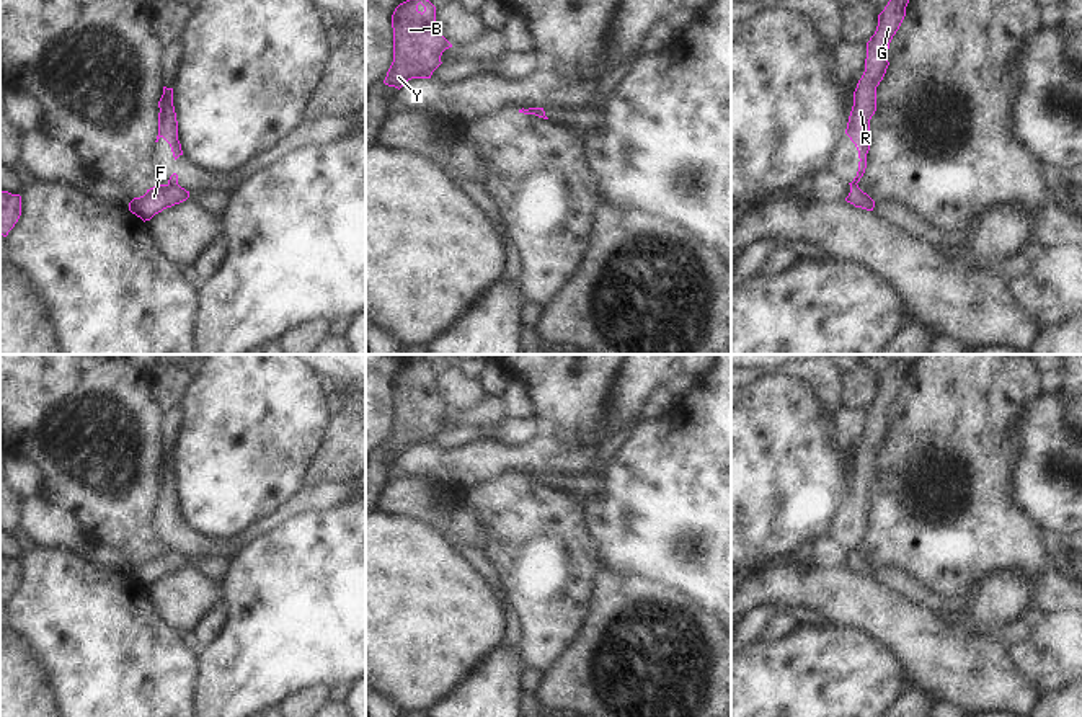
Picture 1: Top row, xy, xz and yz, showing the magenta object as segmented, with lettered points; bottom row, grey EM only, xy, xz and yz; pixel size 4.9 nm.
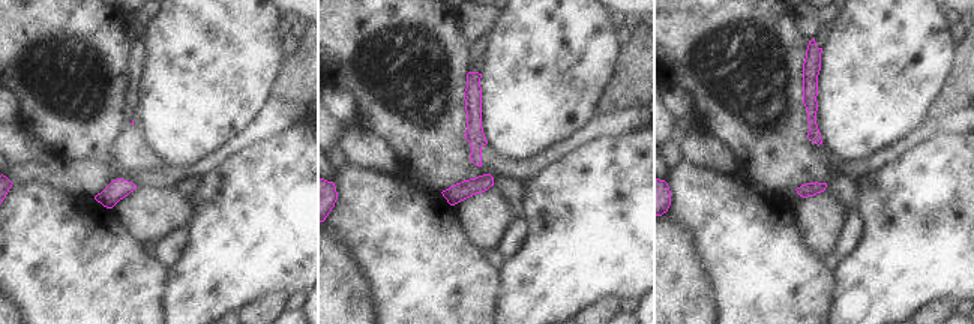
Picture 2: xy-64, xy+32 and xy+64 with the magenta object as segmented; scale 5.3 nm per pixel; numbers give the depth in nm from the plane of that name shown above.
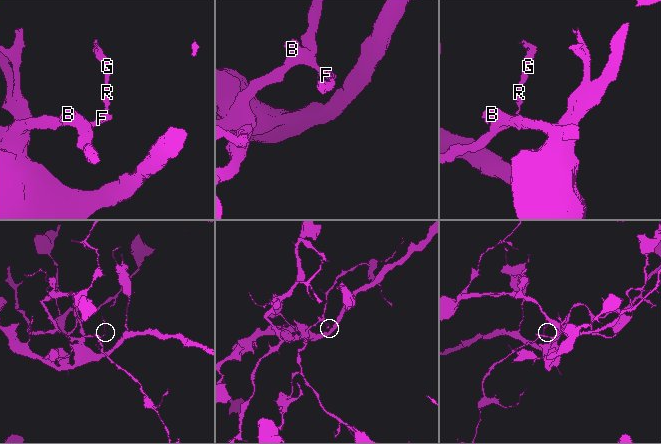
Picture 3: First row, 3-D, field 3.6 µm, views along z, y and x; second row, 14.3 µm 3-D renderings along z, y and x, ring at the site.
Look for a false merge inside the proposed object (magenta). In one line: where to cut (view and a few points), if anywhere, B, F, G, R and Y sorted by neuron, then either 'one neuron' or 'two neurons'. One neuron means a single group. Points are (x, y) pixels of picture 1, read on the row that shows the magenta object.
cut in yz along (851, 183), (855, 185); B F Y / G R; two neurons

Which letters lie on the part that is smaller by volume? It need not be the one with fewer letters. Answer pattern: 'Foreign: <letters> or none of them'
Foreign: G, R

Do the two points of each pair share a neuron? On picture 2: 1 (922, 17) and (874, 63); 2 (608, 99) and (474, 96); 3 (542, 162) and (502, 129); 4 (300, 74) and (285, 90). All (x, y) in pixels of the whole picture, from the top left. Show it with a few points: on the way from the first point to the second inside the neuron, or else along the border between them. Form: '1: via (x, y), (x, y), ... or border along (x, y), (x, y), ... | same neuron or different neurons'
1: via (910, 29), (886, 53) | same neuron
2: border along (613, 110), (596, 116) | different neurons
3: border along (566, 138), (526, 159), (508, 159), (500, 155) | different neurons
4: via (297, 78), (290, 86) | same neuron

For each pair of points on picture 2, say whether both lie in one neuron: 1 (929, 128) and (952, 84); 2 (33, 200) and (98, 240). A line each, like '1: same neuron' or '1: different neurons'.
1: different neurons
2: same neuron

